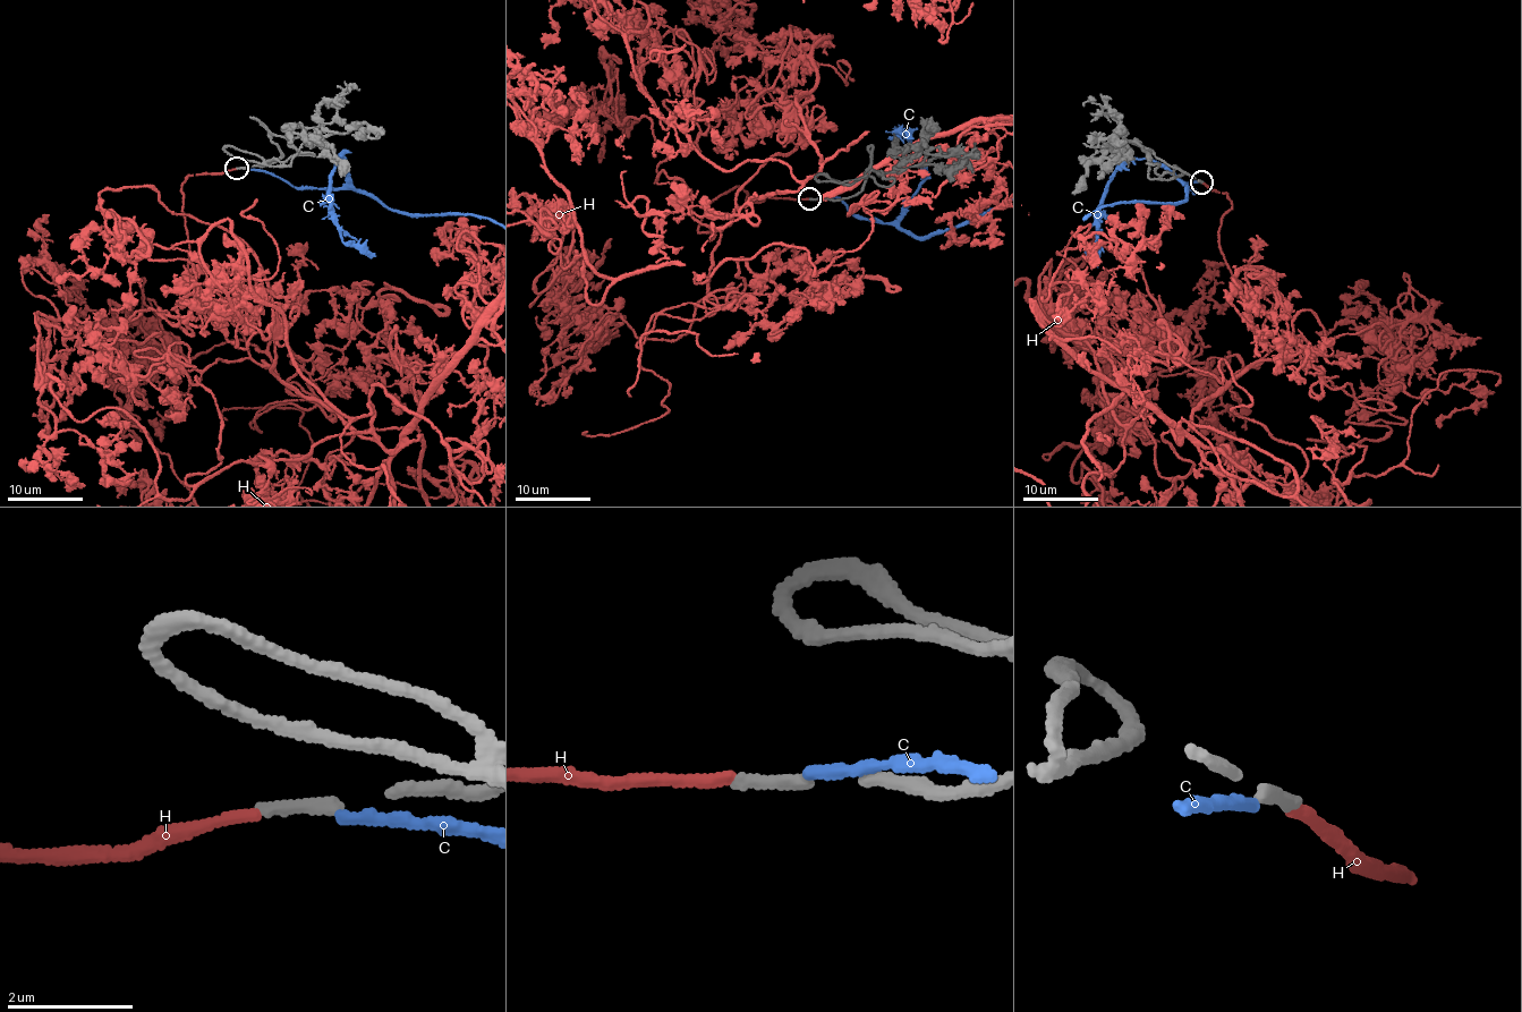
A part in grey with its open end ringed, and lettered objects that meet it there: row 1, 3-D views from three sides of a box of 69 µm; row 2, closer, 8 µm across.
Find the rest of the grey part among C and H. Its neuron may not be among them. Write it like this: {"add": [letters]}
{"add": ["H"]}

